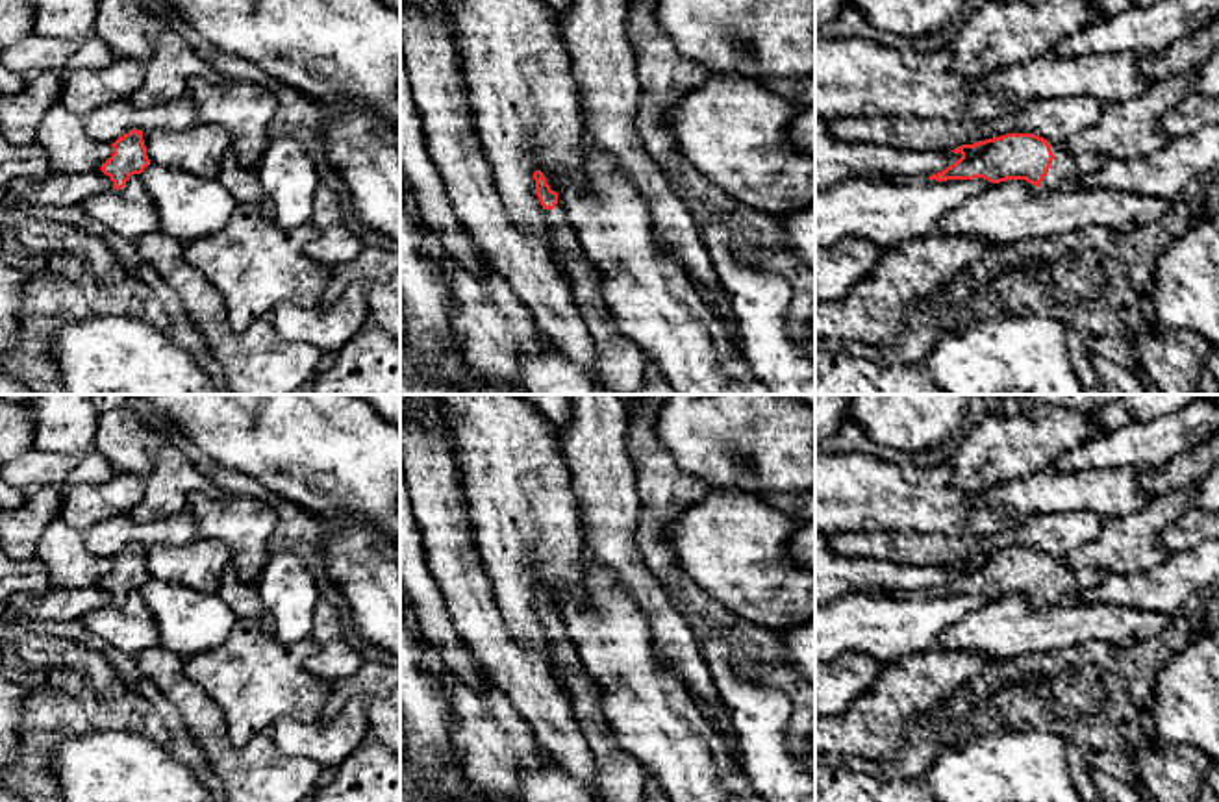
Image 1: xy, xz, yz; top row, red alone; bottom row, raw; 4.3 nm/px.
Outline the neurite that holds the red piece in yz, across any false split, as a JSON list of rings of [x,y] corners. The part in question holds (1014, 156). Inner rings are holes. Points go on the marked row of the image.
[[[1006,133],[954,150],[961,157],[930,180],[974,180],[991,183],[1026,180],[1043,189],[1073,191],[1082,180],[1097,172],[1108,157],[1095,154],[1069,154],[1063,143],[1047,141],[1034,133]]]

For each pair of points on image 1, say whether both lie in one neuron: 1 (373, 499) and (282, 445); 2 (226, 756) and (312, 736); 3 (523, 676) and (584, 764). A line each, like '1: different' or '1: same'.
1: same
2: different
3: same

